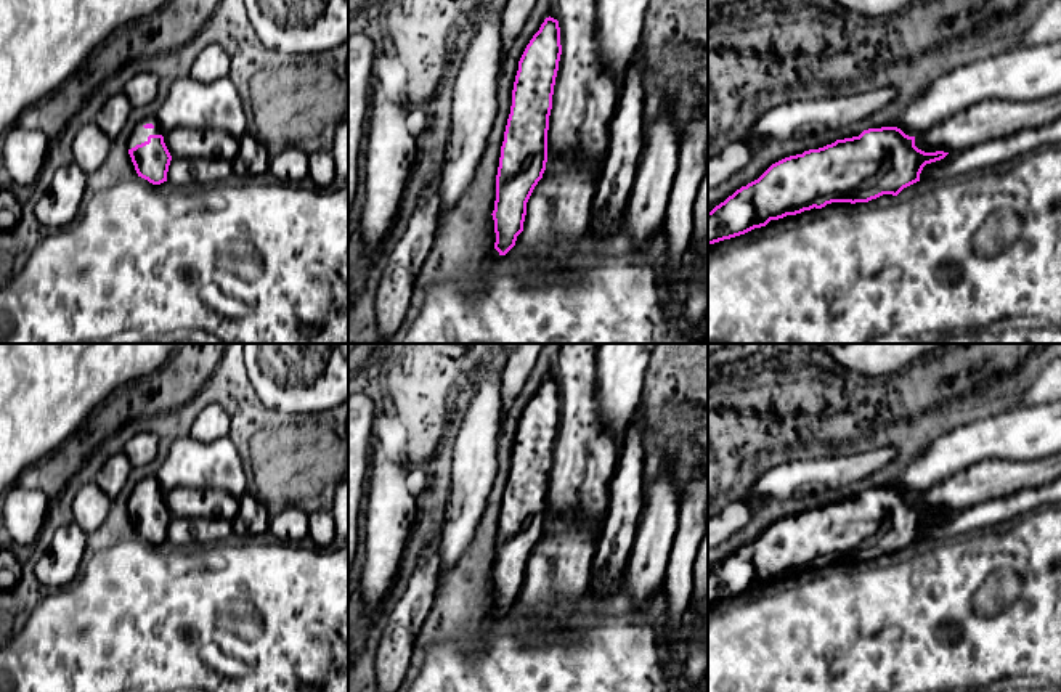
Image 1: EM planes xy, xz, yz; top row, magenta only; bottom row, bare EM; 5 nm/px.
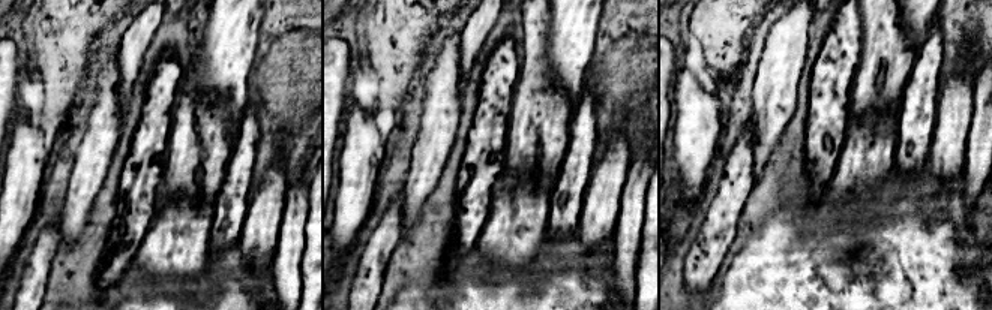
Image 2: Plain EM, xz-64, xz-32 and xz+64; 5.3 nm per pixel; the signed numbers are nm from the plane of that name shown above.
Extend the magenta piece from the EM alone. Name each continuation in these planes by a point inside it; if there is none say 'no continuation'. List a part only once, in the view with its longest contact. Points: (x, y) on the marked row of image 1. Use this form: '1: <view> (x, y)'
1: xy (140, 134)

